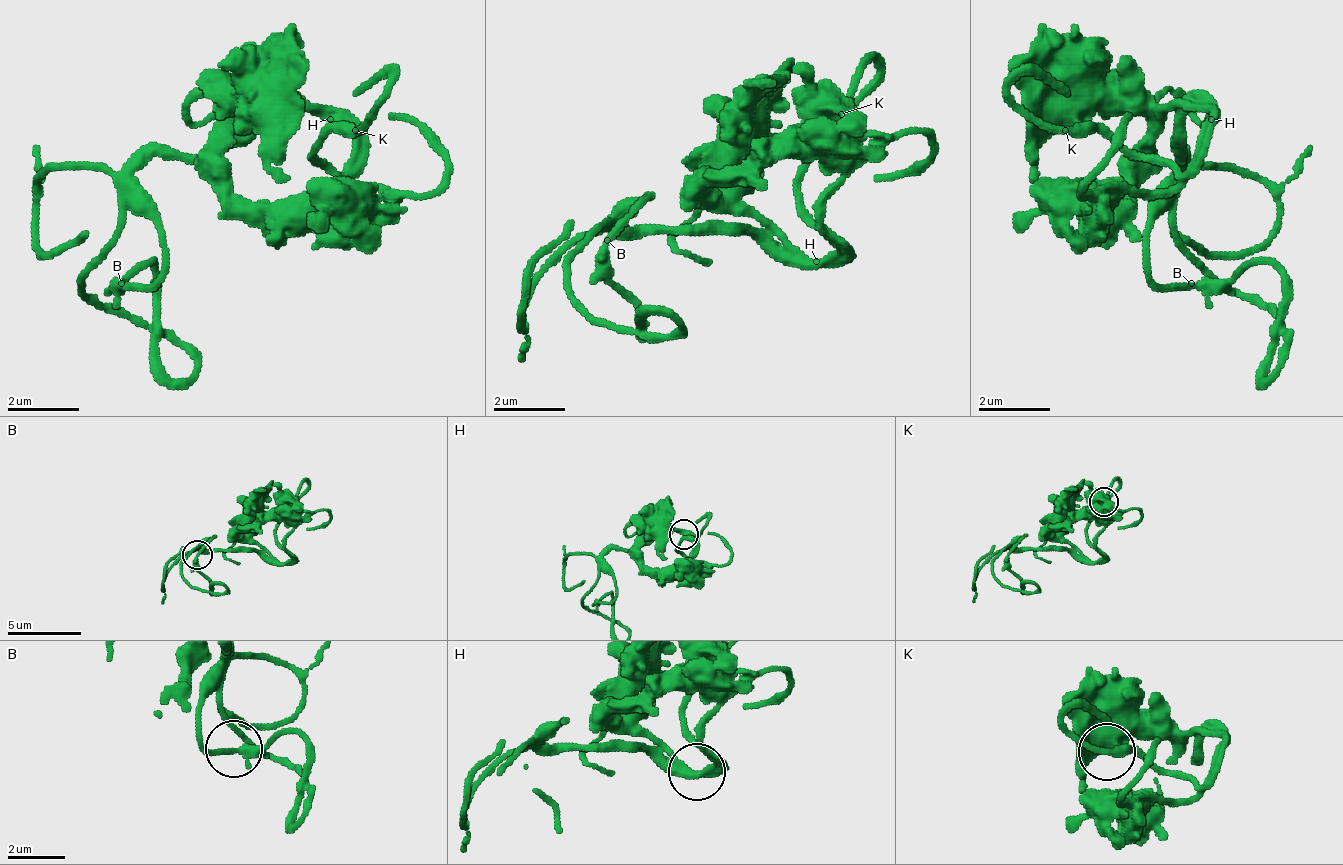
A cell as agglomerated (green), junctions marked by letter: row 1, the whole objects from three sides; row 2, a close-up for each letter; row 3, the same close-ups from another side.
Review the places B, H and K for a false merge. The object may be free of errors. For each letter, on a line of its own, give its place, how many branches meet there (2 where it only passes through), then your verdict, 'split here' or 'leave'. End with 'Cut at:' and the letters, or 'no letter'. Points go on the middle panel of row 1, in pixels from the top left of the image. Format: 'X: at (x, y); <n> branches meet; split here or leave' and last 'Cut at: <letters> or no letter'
B: at (607, 240); 2 branches meet; leave
H: at (816, 261); 2 branches meet; leave
K: at (841, 114); 2 branches meet; leave
Cut at: no letter

